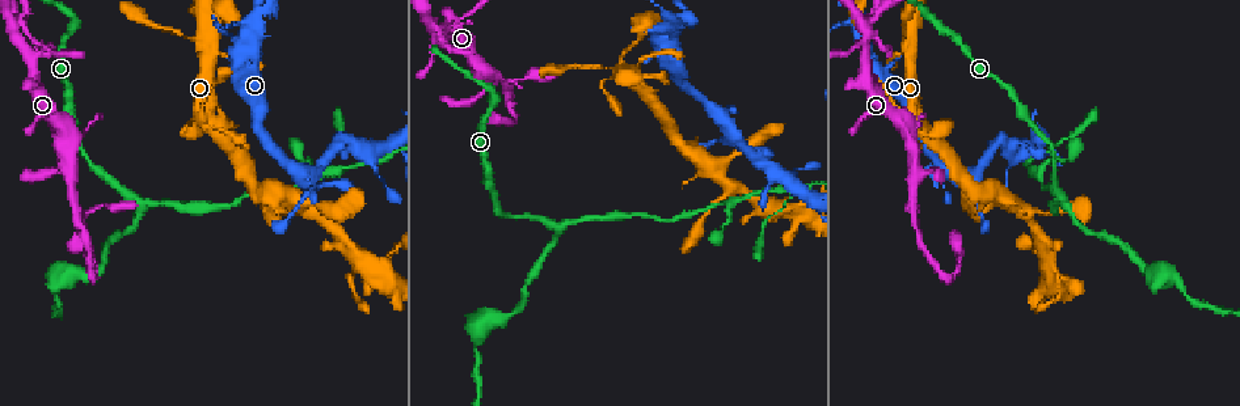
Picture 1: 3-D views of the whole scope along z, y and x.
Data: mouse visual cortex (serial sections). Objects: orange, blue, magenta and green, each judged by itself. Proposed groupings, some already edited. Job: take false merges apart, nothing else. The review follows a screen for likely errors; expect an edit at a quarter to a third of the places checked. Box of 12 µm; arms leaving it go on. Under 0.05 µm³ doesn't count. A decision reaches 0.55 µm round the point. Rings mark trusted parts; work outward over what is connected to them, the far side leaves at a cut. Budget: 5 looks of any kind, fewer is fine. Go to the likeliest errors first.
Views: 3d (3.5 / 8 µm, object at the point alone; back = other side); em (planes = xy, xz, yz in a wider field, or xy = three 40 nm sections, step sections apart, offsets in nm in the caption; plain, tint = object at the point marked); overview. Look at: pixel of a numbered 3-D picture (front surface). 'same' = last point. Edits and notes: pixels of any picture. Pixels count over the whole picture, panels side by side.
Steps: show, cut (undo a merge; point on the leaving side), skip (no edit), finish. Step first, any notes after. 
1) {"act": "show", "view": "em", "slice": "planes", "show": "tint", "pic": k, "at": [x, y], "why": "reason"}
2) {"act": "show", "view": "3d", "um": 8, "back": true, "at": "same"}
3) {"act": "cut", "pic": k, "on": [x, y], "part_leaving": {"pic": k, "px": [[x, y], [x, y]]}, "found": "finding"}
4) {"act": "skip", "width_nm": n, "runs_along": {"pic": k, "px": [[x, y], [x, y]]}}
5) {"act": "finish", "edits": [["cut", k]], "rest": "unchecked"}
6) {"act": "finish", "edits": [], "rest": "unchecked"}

{"act": "show", "view": "3d", "um": 3.5, "pic": 1, "at": [12, 27], "why": "two arms at a narrow angle"}

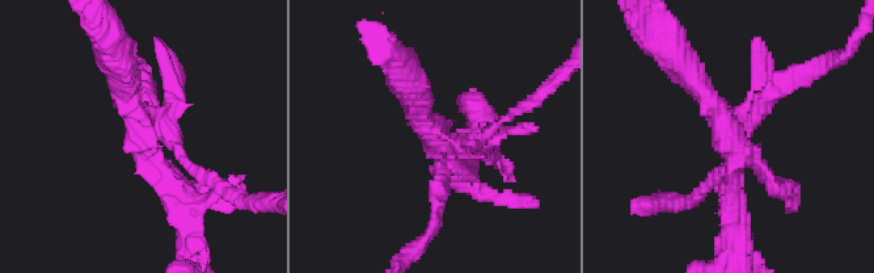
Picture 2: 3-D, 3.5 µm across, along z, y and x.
{"act": "show", "view": "em", "slice": "planes", "show": "tint", "pic": 2, "at": [437, 140]}

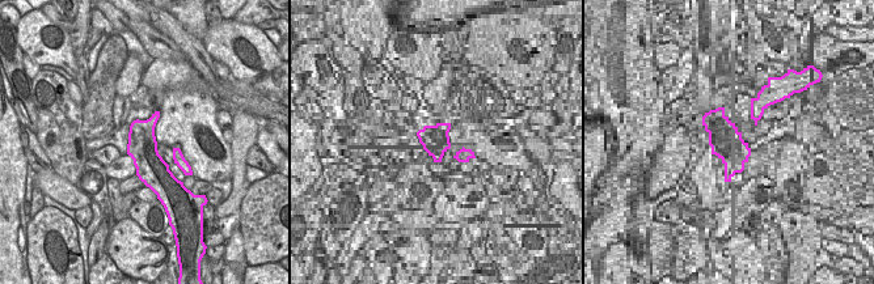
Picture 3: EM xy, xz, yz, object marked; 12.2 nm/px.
{"act": "cut", "pic": 2, "on": [547, 89], "part_leaving": {"pic": 2, "px": [[454, 154], [418, 248]]}, "found": "two cells meet here"}

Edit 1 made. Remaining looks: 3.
{"act": "show", "view": "overview"}

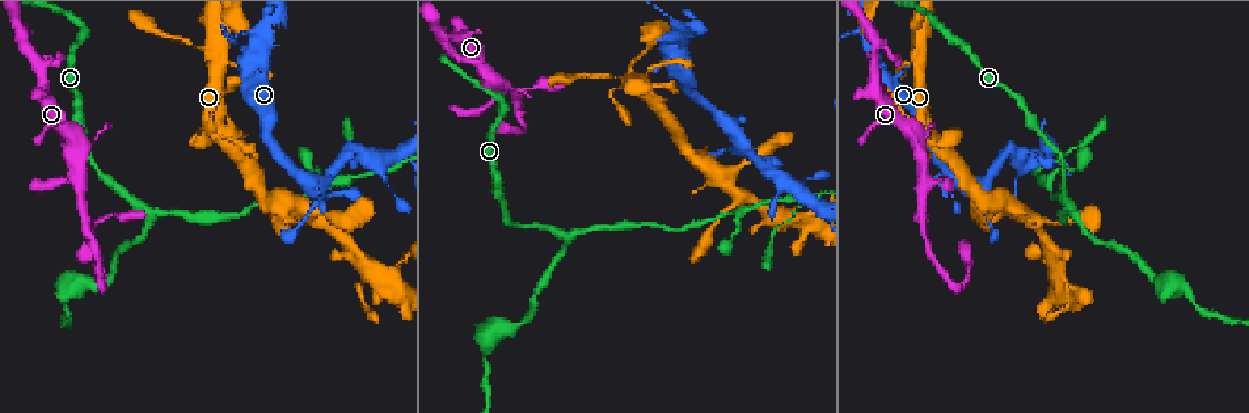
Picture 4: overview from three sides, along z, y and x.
{"act": "show", "view": "3d", "um": 3.5, "pic": 4, "at": [566, 233], "why": "three-way junction"}

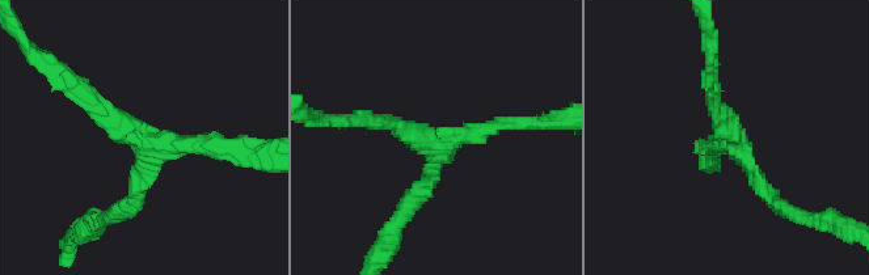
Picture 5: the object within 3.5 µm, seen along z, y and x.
{"act": "show", "view": "em", "slice": "xy", "step": 5, "show": "tint", "pic": 5, "at": [734, 141], "arms": 3, "arm_widths_nm": [200, 200, 200], "why": "shape alone is not enough"}

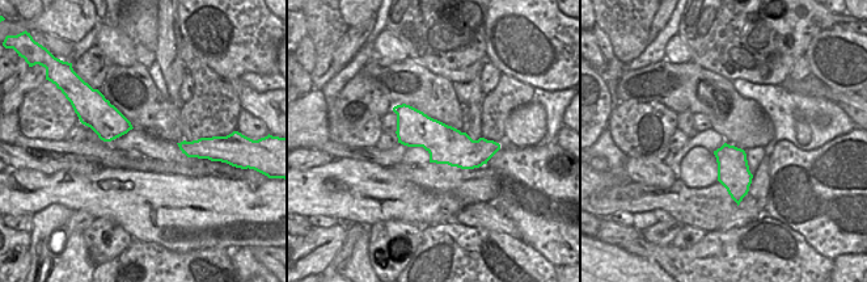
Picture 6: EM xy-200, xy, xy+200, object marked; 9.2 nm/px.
{"act": "skip", "runs_along": {"pic": 5, "px": [[713, 91], [733, 143], [787, 207]]}, "found": "continuous, no second cell"}

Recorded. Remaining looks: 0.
{"act": "finish", "edits": [["cut", 2]], "rest": "unchecked"}

